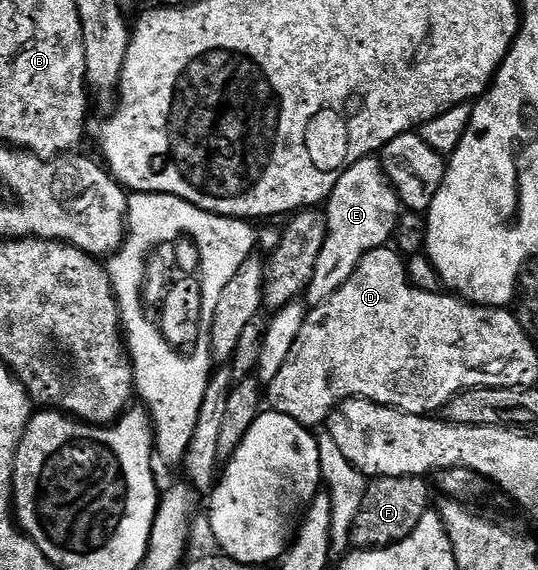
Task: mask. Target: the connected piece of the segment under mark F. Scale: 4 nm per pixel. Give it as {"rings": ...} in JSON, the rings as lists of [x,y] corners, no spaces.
{"rings":[[[426,477],[373,478],[373,480],[367,484],[364,503],[356,515],[356,523],[350,532],[351,542],[353,542],[359,550],[383,549],[389,545],[395,545],[397,541],[402,541],[408,535],[412,535],[412,531],[416,531],[420,519],[424,519],[424,515],[431,512],[432,509],[432,505],[430,505],[430,489],[426,486],[426,483],[428,483]]]}

